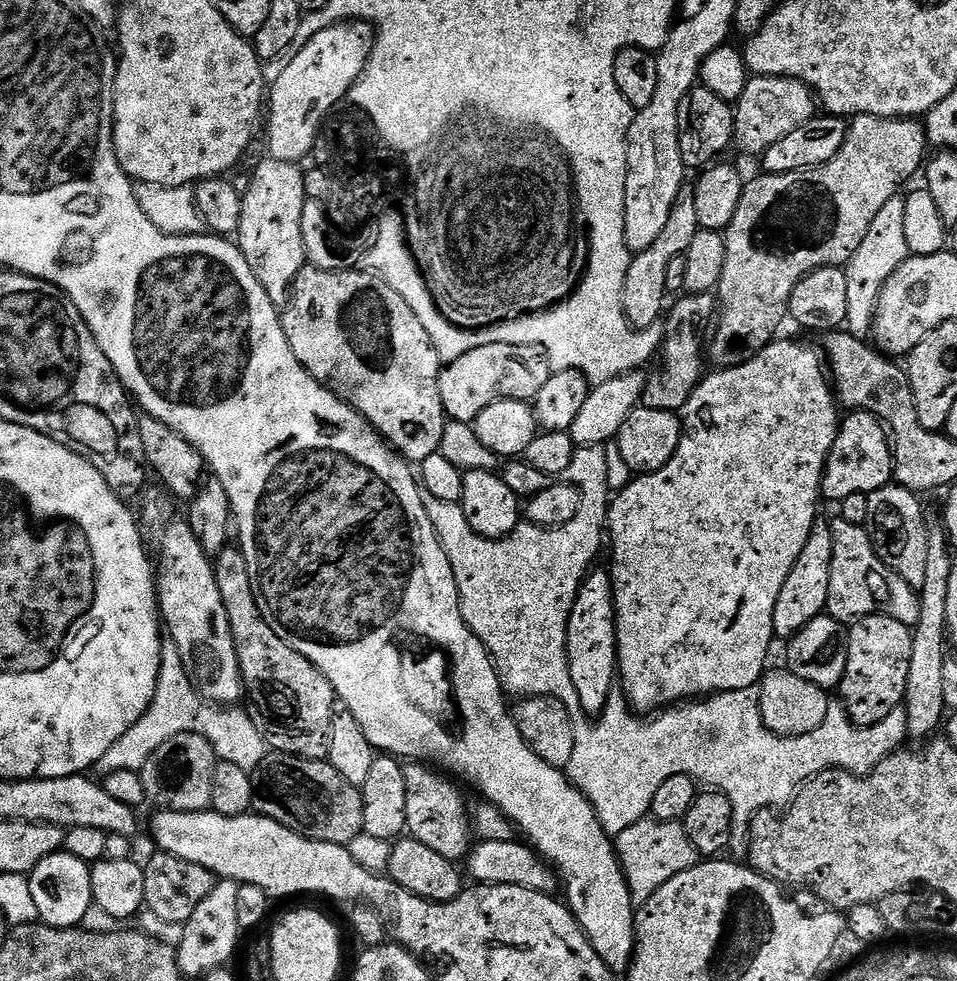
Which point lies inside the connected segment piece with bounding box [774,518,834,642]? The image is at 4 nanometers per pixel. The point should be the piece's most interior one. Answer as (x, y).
(804, 596)

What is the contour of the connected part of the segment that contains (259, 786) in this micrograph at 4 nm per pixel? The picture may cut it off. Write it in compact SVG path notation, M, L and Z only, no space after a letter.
M272 750L252 773L252 785L252 812L294 830L299 836L347 846L364 831L361 789L346 782L327 760L307 760Z

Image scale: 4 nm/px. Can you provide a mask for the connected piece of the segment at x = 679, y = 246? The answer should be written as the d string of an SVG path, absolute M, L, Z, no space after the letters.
M685 186L680 189L674 202L674 210L670 210L670 222L666 222L666 230L658 234L658 239L654 241L654 246L650 246L650 250L635 253L630 262L630 270L626 270L622 302L626 318L633 328L649 328L665 315L664 299L669 299L670 296L666 290L666 269L670 267L670 262L674 262L674 258L684 255L690 242L694 242L694 234L700 229L698 214L694 210L694 191Z

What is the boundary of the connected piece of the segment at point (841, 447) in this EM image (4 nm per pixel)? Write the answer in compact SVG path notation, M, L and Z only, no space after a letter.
M849 411L840 421L840 429L828 455L824 477L820 483L820 495L825 501L833 502L850 498L850 494L871 496L893 483L893 463L892 441L884 423L872 412Z

